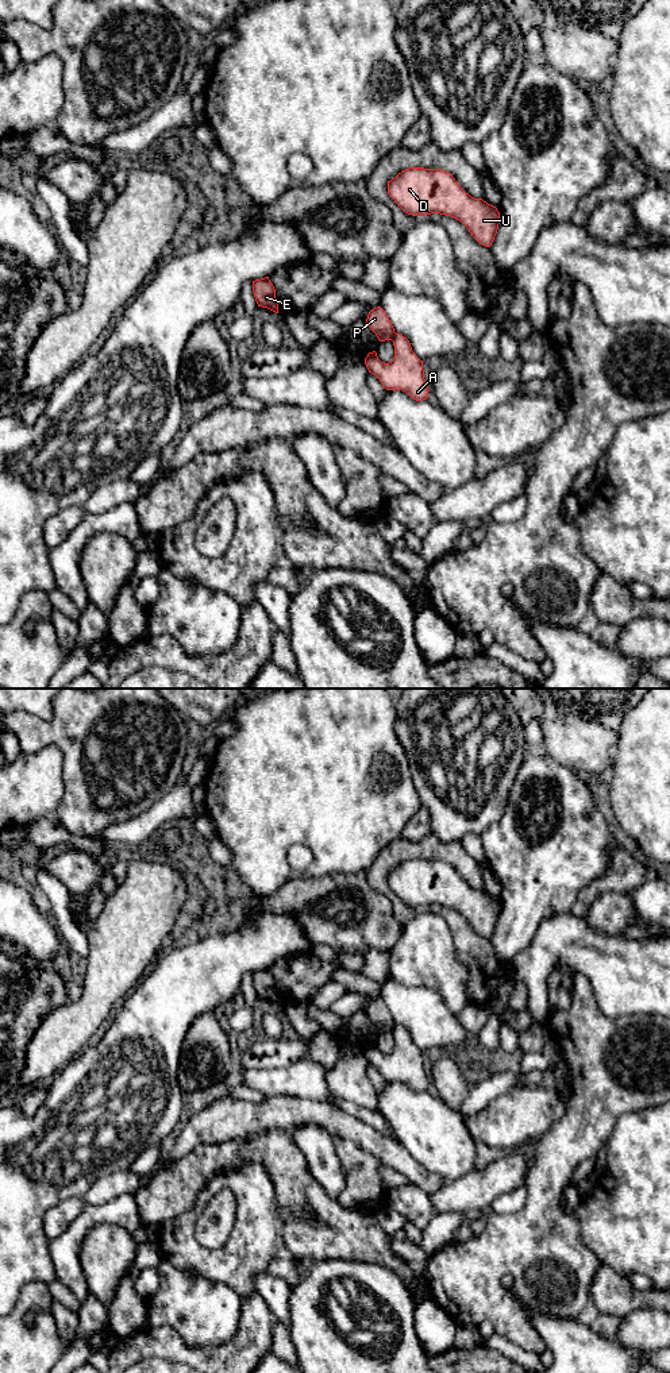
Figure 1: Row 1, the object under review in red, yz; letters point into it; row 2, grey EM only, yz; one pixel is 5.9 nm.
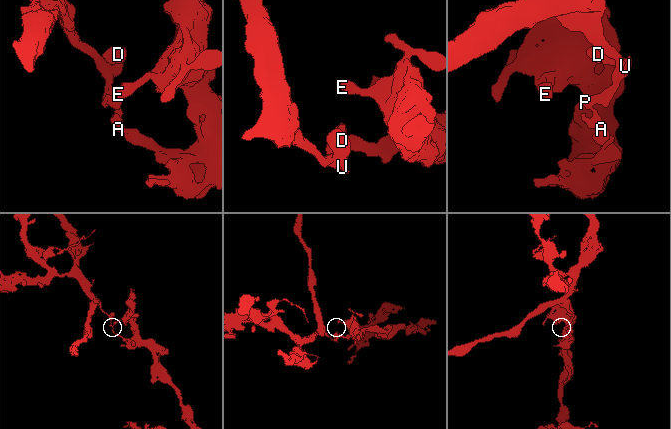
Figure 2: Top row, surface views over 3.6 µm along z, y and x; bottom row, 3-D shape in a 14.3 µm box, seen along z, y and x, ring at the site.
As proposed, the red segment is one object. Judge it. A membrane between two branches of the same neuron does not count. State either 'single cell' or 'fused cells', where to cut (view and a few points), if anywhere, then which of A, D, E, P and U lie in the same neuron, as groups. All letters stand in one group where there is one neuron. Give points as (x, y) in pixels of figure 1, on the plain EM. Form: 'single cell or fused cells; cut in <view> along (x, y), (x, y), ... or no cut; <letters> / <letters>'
fused cells; cut in yz along (396, 1025), (392, 1032); A E / D P U

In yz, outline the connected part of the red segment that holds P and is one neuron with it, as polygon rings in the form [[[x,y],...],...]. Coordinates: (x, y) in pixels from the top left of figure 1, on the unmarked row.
[[[377,998],[369,1003],[366,1014],[380,1033],[393,1031],[396,1026],[394,1019],[381,998]]]

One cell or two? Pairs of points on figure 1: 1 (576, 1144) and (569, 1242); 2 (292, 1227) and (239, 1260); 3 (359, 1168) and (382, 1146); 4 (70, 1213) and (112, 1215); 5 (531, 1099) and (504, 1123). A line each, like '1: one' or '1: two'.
1: one
2: two
3: two
4: two
5: one

